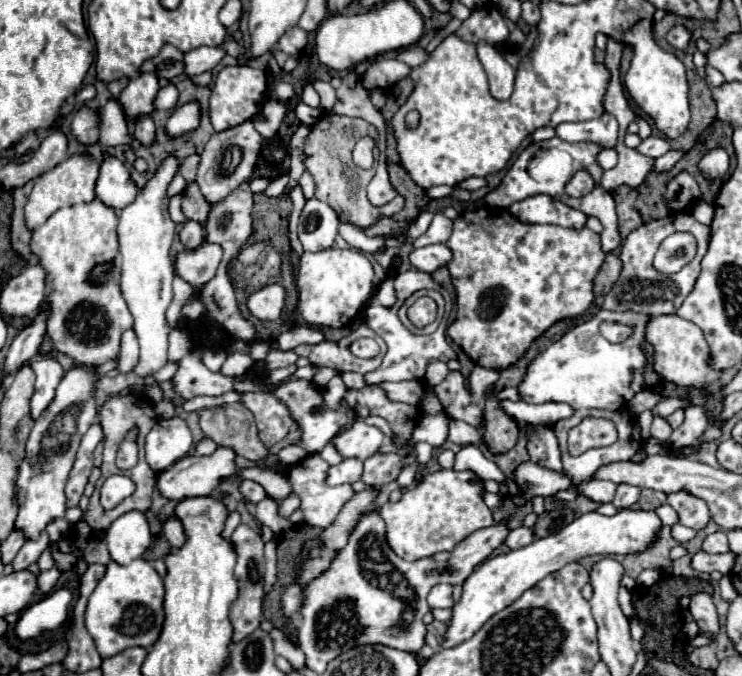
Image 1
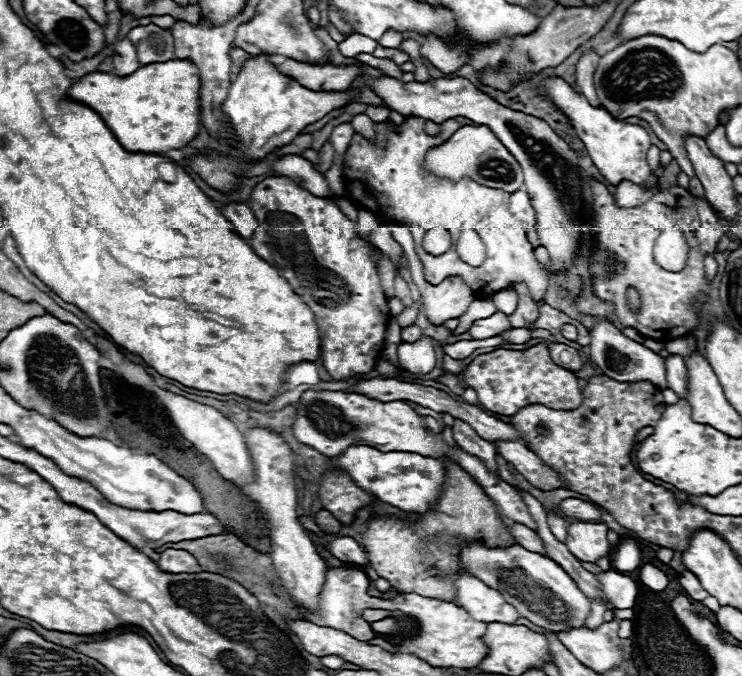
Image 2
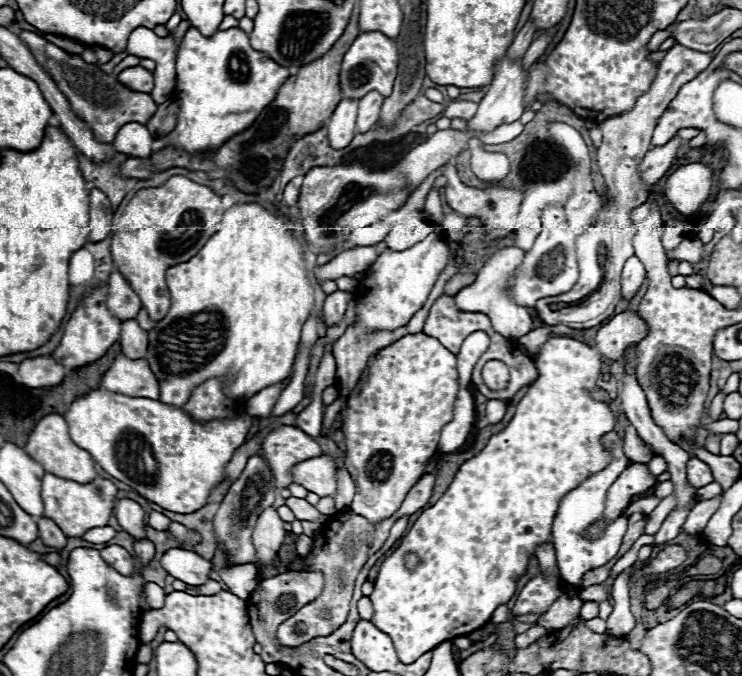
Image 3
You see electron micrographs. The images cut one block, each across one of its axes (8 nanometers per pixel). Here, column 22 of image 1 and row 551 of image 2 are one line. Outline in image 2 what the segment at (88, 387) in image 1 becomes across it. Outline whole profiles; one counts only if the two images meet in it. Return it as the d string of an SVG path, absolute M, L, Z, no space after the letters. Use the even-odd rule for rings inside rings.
M466 542L458 554L464 572L476 576L490 588L496 588L508 604L512 604L520 616L528 618L540 628L560 632L564 628L578 628L584 624L590 612L590 598L586 598L574 584L574 580L550 558L530 552L520 544L506 548L488 548L482 542Z

